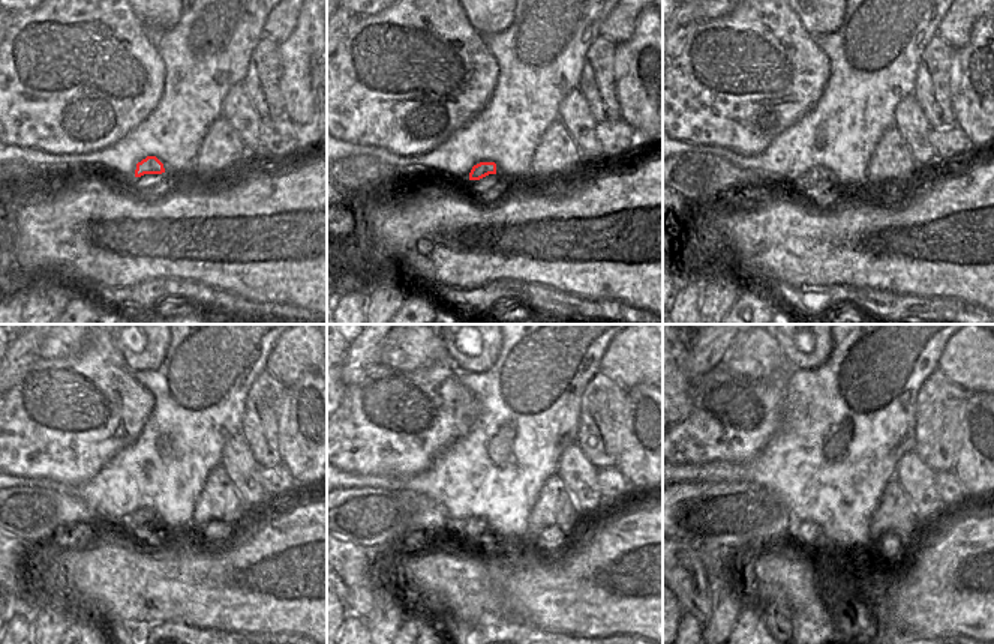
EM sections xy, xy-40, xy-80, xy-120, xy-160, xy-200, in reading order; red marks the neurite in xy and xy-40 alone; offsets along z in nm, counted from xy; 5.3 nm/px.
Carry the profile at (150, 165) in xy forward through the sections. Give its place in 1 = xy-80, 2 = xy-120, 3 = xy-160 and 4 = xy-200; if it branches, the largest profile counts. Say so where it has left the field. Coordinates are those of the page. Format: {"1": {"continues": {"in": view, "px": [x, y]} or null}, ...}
{"1": {"continues": {"in": "xy-80", "px": [816, 174]}}, "2": {"continues": {"in": "xy-120", "px": [138, 520]}}, "3": {"continues": {"in": "xy-160", "px": [473, 529]}}, "4": {"continues": {"in": "xy-200", "px": [805, 533]}}}

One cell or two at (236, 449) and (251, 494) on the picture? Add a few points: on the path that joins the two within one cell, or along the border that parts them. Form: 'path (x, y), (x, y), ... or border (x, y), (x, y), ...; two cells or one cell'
path (237, 460), (243, 470), (245, 484); one cell

